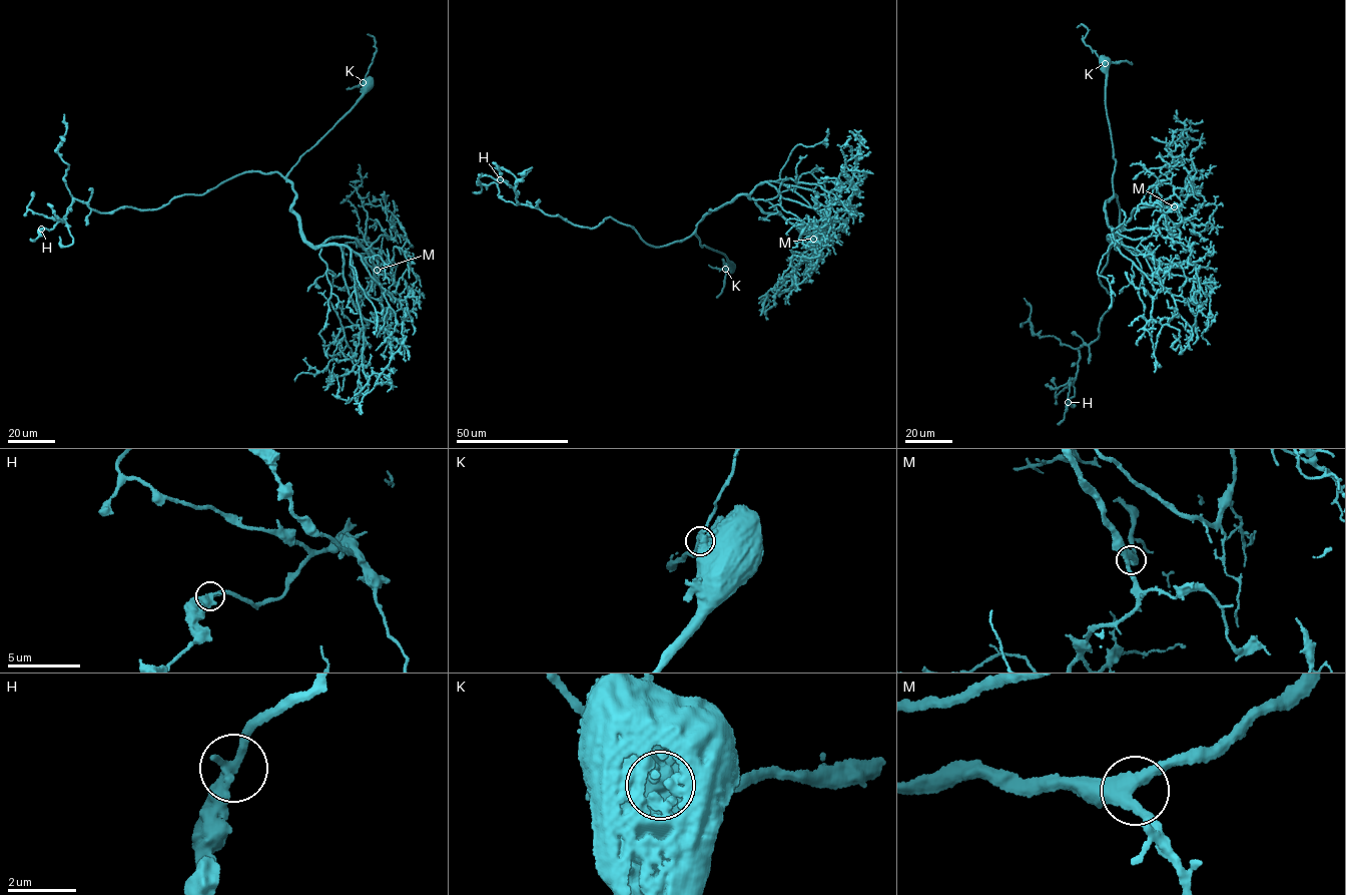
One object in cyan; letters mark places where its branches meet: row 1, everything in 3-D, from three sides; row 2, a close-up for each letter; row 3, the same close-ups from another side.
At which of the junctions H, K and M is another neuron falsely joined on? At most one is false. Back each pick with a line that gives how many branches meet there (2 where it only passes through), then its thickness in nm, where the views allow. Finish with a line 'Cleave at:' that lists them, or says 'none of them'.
K: branches 2; calibre 800 nm
Cleave at: K

